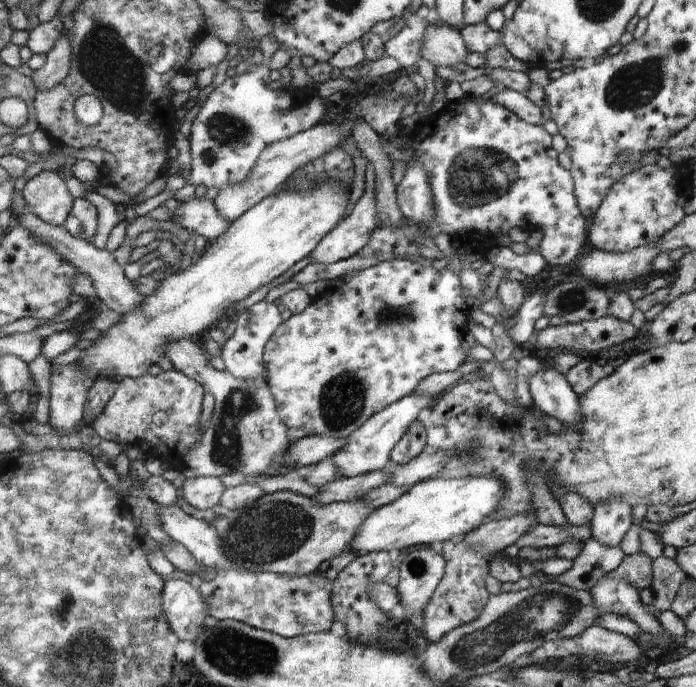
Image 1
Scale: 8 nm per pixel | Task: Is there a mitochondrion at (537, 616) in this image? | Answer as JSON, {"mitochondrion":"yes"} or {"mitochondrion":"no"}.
{"mitochondrion":"yes"}

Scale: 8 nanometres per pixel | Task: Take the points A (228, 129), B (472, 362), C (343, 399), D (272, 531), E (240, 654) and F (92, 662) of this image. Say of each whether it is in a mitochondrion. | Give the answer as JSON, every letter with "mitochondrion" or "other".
{"A":"mitochondrion","B":"other","C":"mitochondrion","D":"mitochondrion","E":"mitochondrion","F":"mitochondrion"}

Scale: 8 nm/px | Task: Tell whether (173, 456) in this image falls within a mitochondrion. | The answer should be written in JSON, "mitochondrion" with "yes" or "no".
{"mitochondrion":"no"}

